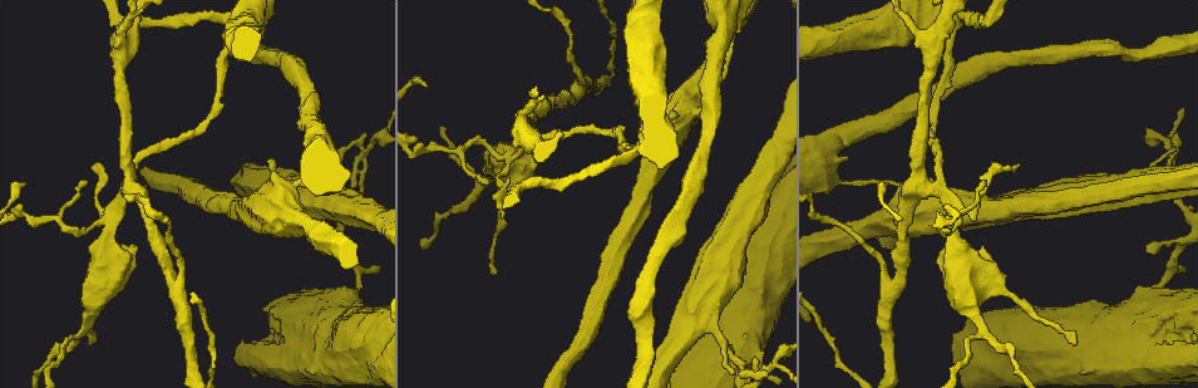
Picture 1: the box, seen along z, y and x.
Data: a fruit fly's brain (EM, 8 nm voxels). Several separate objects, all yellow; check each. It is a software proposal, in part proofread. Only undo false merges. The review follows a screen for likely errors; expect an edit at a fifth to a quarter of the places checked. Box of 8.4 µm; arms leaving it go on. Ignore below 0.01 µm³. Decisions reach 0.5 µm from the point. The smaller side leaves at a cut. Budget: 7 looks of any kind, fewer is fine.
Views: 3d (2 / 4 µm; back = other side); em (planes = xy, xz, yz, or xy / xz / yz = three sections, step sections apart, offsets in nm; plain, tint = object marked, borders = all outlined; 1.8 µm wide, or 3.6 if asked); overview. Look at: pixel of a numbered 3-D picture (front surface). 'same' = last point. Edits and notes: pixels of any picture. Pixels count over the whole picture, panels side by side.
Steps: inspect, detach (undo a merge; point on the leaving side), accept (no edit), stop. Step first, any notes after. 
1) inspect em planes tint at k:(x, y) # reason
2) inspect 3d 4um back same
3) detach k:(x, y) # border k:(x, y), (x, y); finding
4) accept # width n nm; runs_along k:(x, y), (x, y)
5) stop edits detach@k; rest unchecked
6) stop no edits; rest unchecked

inspect 3d 4um at 1:(688, 111) # sudden change in width

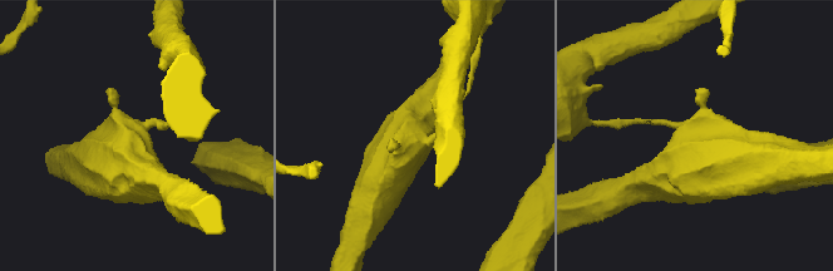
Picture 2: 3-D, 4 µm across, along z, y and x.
inspect em 3.6um planes tint at 2:(139, 130)

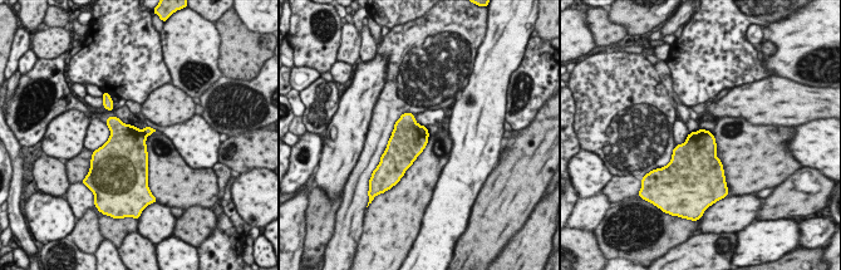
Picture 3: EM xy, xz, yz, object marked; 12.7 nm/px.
detach 3:(148, 131) # width 460 nm; two neurons meet here

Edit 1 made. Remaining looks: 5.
inspect em planes borders at 1:(633, 152) # sharp bend

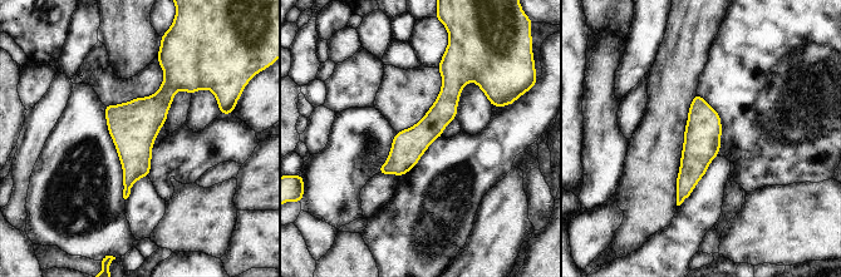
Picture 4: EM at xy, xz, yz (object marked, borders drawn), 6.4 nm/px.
accept # runs_along 4:(166, 68), (126, 193); all the same neuron

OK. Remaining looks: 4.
inspect 3d 4um back at 1:(939, 189) # four or more arms meet

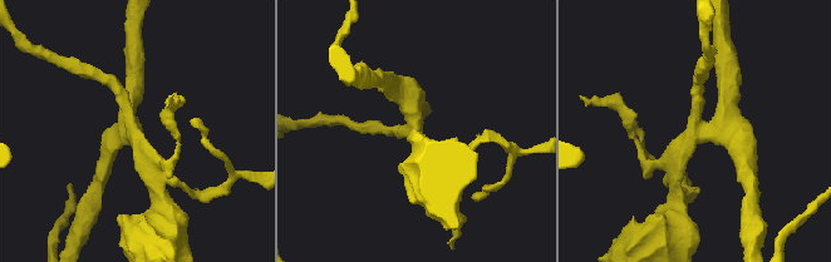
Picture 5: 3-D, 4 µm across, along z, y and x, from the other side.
inspect em 3.6um yz step 4 tint at 5:(132, 135) # arms 4; now the EM

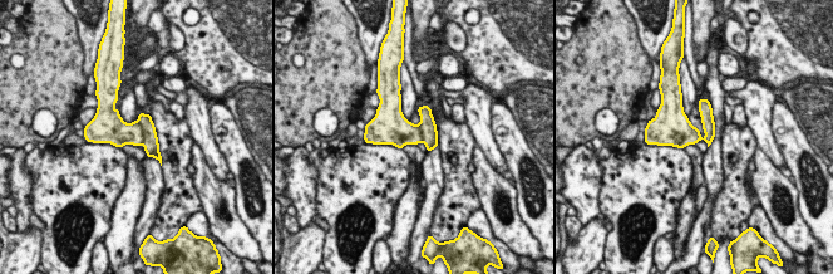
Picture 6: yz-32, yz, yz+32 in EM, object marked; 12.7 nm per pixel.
inspect em 3.6um planes tint same

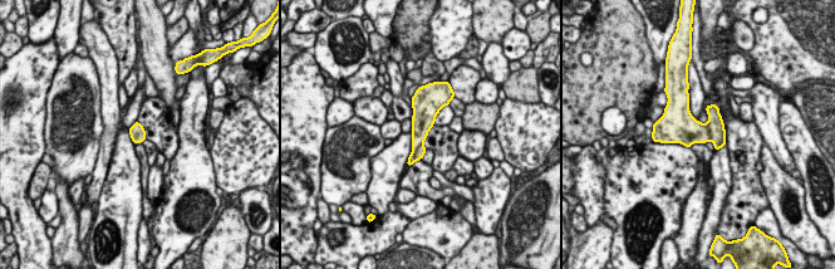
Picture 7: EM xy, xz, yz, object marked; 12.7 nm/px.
detach 7:(692, 131) # border 7:(707, 122), (712, 140); two neurons meet here

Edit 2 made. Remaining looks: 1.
stop edits detach@3, detach@7; rest unchecked

